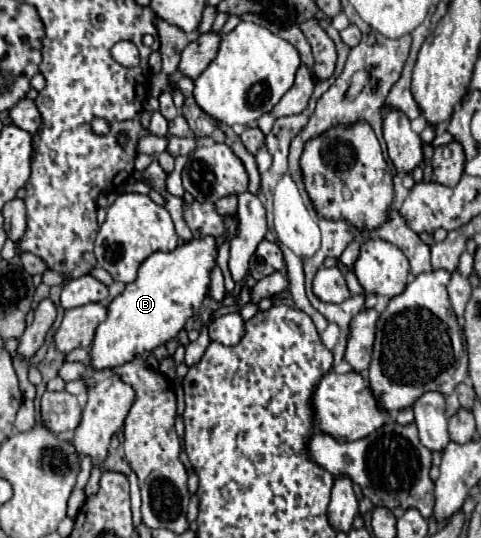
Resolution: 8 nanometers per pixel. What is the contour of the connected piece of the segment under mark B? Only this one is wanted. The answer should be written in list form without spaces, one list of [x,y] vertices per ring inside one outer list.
[[[204,236],[204,238],[192,238],[190,242],[184,242],[182,246],[176,246],[170,252],[154,252],[140,264],[140,274],[134,282],[126,286],[126,290],[116,296],[108,304],[108,318],[98,326],[92,352],[90,352],[90,364],[94,368],[114,368],[116,364],[124,364],[132,360],[132,356],[150,352],[178,336],[178,332],[184,328],[184,324],[198,312],[202,300],[208,296],[210,288],[210,272],[216,264],[216,238]]]

